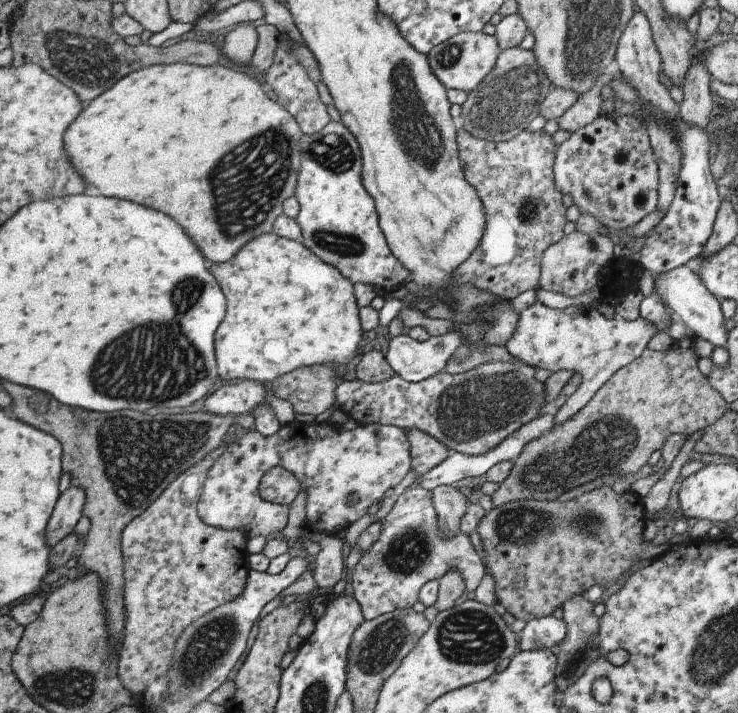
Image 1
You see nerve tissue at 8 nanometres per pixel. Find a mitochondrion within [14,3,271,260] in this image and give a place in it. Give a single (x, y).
(90, 62)

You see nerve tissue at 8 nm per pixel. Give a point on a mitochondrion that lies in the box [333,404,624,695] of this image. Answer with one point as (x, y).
(468, 637)

